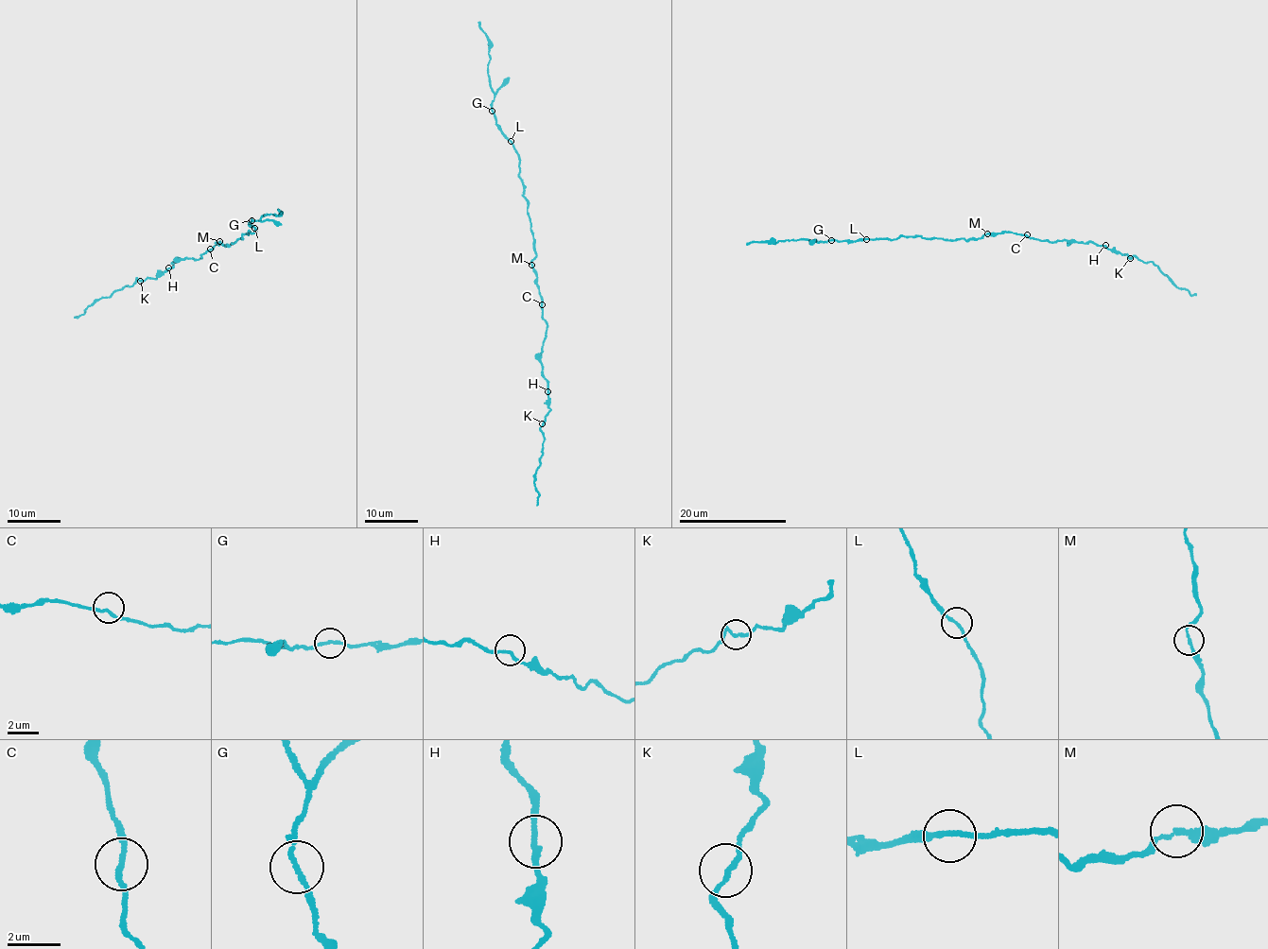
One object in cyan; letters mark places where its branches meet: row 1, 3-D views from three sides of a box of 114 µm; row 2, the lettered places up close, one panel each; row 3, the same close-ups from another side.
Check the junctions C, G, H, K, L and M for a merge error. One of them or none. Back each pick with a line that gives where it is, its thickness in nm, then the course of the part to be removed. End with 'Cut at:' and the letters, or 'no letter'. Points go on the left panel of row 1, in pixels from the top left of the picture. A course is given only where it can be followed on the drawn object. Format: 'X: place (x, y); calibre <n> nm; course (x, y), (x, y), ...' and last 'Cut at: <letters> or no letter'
Cut at: no letter

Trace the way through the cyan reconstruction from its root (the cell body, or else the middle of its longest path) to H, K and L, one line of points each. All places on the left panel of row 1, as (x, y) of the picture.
H: (218, 243), (200, 254), (199, 259), (182, 258), (168, 267)
K: (218, 243), (200, 254), (199, 259), (182, 258), (157, 278), (140, 280)
L: (218, 243), (231, 245), (243, 238), (242, 235), (248, 231), (256, 231), (254, 228)

